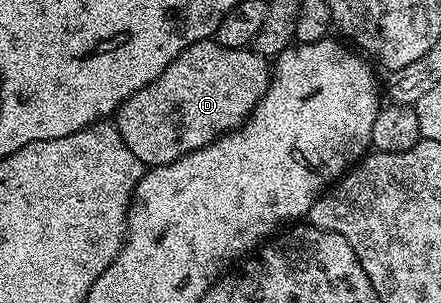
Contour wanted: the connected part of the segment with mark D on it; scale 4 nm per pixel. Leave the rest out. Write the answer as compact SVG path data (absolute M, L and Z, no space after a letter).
M205 38L202 42L191 44L165 71L147 88L139 88L124 104L118 108L115 115L115 125L119 136L123 136L123 144L135 152L142 167L169 166L175 160L211 144L217 138L244 126L249 113L259 104L263 92L267 92L271 77L271 62L261 54L256 54L251 48L223 48L213 38Z

